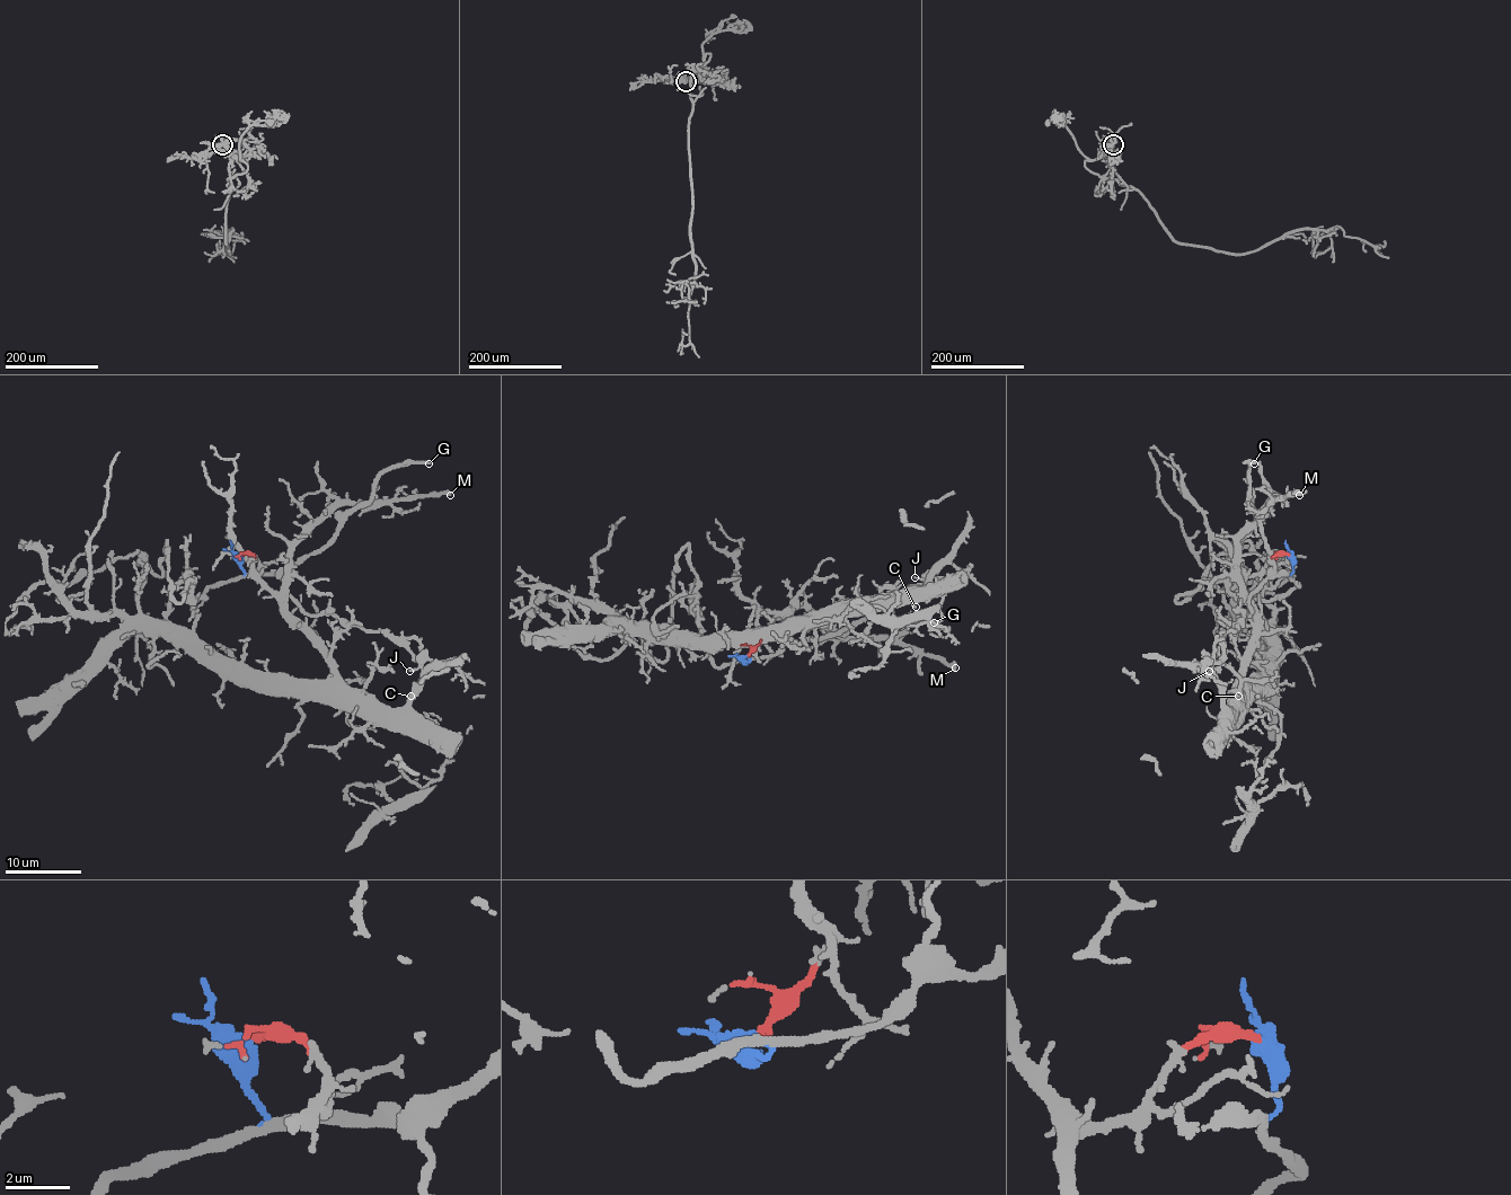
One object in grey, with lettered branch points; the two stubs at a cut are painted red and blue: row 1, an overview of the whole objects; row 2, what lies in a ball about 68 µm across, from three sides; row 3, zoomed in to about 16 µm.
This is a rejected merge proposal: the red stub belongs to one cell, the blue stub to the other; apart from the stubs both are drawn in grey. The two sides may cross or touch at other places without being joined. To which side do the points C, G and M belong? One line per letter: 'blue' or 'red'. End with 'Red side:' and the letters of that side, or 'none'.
C: red
G: blue
M: red
Red side: C, M

